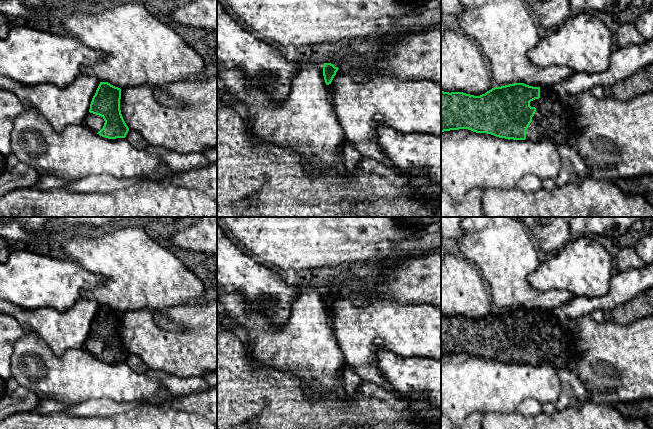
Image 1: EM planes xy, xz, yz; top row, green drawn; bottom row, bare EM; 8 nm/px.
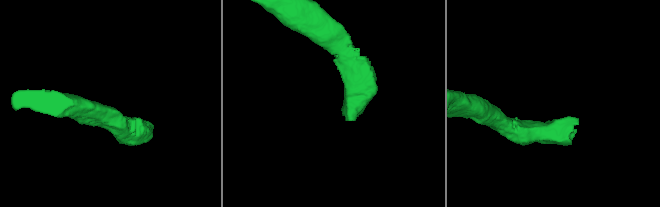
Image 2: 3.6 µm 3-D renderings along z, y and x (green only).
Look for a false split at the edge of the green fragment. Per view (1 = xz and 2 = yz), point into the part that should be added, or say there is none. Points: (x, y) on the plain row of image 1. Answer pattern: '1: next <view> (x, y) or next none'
1: next none
2: next yz (615, 361)

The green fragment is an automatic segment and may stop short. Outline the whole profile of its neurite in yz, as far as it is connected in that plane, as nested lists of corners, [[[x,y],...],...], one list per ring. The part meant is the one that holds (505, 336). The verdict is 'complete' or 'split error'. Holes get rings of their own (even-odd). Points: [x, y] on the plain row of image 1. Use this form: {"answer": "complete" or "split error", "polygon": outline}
{"answer": "split error", "polygon": [[[524,307],[494,311],[480,320],[441,315],[441,356],[459,353],[508,364],[548,363],[557,370],[569,369],[586,383],[591,400],[598,404],[653,400],[653,316],[620,325],[598,323],[590,314],[570,320]]]}

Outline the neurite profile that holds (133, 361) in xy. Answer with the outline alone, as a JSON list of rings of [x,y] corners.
[[[129,354],[126,361],[127,365],[134,371],[146,374],[150,369],[138,356]]]

